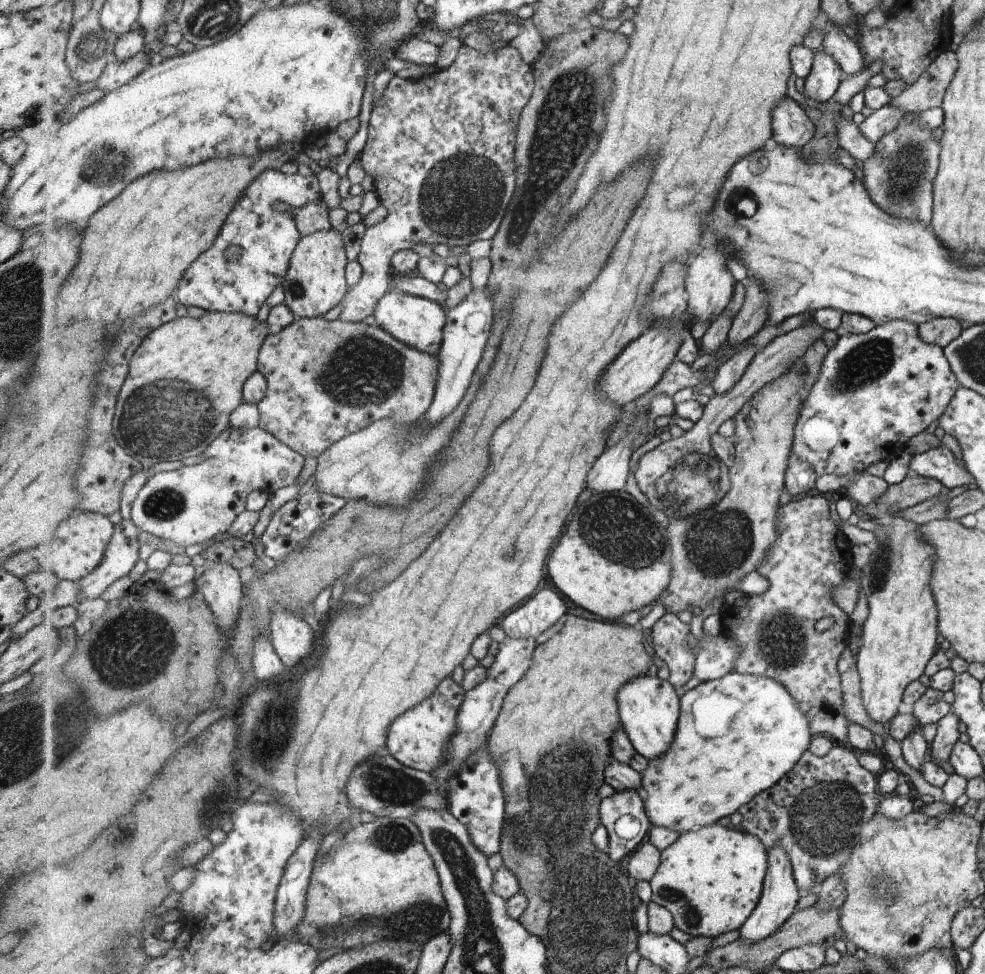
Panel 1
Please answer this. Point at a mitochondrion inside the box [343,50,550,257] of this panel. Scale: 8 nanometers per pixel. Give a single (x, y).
(458, 198)

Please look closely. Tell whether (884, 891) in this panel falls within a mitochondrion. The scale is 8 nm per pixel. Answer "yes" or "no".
yes

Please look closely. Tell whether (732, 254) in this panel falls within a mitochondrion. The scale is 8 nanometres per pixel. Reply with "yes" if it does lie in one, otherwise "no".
no

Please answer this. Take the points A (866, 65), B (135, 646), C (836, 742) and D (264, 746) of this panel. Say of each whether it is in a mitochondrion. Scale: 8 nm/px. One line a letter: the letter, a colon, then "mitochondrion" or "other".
A: other
B: mitochondrion
C: other
D: mitochondrion

